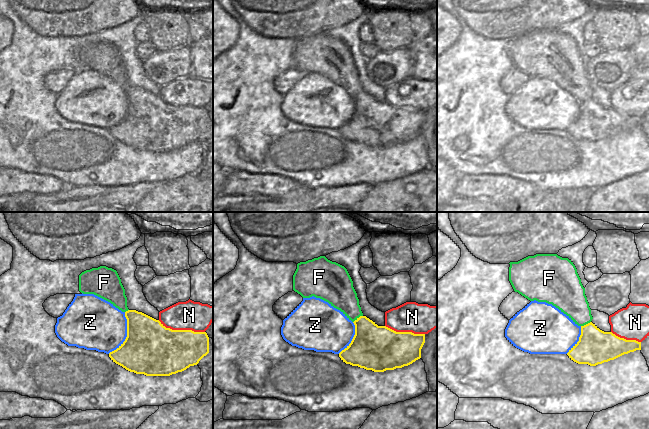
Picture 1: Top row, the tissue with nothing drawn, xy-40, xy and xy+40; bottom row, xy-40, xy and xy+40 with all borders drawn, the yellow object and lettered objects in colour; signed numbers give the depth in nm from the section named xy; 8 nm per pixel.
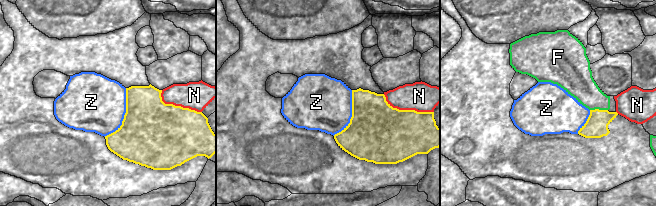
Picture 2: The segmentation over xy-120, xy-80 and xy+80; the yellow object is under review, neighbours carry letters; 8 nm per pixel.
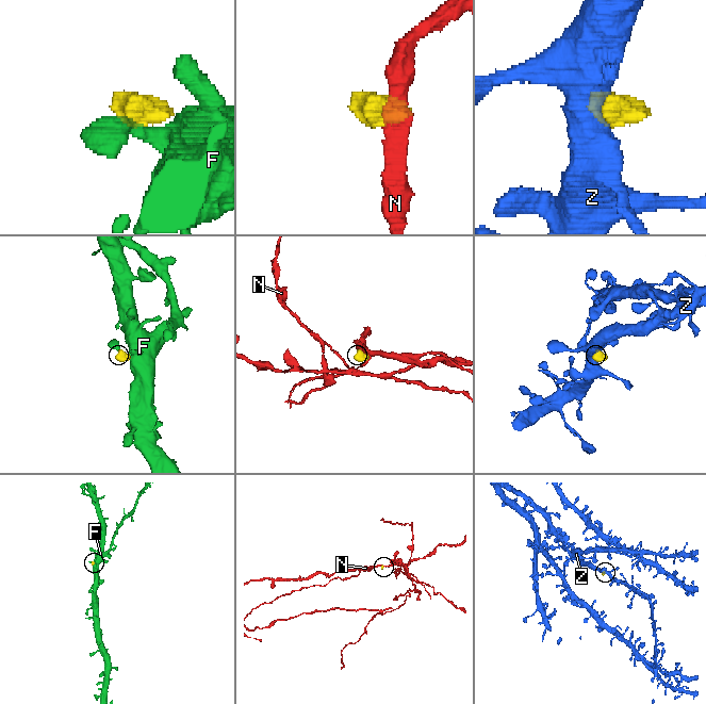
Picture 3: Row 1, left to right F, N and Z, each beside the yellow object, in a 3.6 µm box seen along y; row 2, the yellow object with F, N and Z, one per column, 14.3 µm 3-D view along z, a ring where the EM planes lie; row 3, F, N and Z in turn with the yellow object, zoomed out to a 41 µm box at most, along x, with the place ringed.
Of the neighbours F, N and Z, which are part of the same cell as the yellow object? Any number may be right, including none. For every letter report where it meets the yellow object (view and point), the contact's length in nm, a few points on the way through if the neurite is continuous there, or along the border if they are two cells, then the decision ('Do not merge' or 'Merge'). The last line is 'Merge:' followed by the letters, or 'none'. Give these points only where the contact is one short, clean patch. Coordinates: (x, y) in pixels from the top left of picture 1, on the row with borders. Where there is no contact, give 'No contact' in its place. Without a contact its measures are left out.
F: Touches yellow at xy (357, 318). Shared border 100 nm. Boundary: xy (362, 315), (353, 322). Do not merge
N: Touches yellow at xy-40 (181, 330). Shared border 380 nm. Do not merge
Z: Touches yellow at xy-40 (127, 334). Shared border 360 nm. Do not merge
Merge: none

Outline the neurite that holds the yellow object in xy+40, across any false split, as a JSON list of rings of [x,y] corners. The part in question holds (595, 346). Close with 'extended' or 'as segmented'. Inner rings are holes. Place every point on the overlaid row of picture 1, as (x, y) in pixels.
[[[590,322],[581,326],[579,341],[567,355],[578,364],[596,366],[636,350],[641,350],[641,342],[620,338],[612,332],[604,332]]] | as segmented

